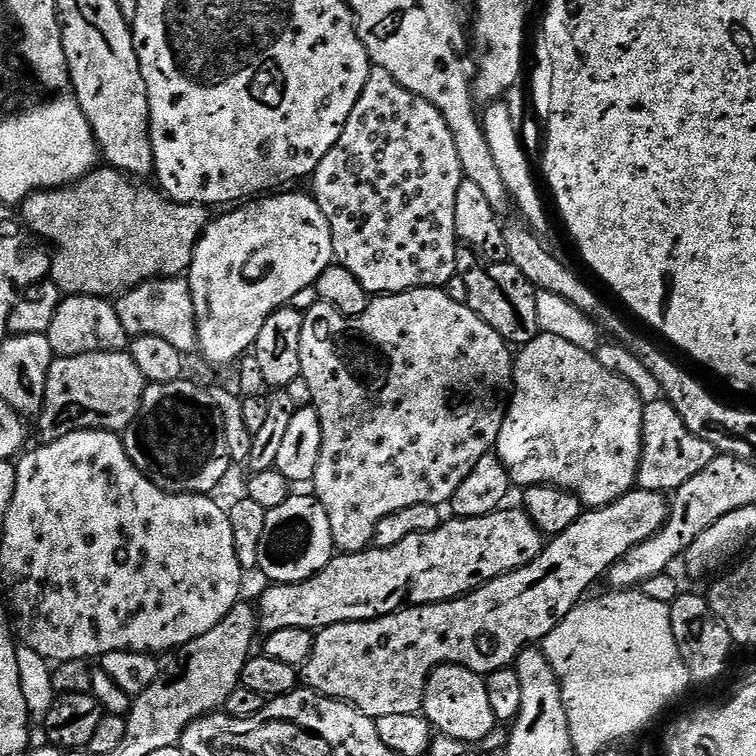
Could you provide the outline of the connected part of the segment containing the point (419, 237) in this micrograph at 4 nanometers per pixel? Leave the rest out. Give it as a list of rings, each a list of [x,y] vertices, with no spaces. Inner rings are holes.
[[[373,67],[369,71],[368,81],[358,102],[354,102],[354,110],[350,110],[350,118],[345,122],[342,130],[342,138],[338,138],[338,142],[332,147],[330,154],[326,154],[326,158],[322,158],[322,162],[318,162],[316,171],[312,173],[310,192],[315,196],[322,214],[326,214],[326,222],[330,222],[332,254],[335,263],[339,267],[350,270],[350,274],[354,274],[354,278],[358,278],[358,282],[362,282],[369,297],[375,298],[393,296],[415,288],[444,288],[451,282],[452,276],[454,280],[457,275],[456,249],[458,247],[454,230],[454,197],[458,195],[458,186],[464,180],[462,162],[458,162],[458,150],[454,146],[454,134],[444,115],[433,104],[426,102],[426,98],[406,90],[394,78],[390,78],[390,74],[386,74],[386,70]]]

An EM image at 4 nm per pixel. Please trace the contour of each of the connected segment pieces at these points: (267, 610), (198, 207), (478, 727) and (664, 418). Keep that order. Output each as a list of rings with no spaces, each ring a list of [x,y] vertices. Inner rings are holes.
[[[517,510],[517,512],[508,511],[491,512],[482,518],[466,518],[465,520],[448,518],[441,522],[438,530],[430,530],[422,534],[410,534],[410,538],[405,538],[403,542],[398,542],[398,546],[390,546],[389,548],[369,546],[362,552],[333,555],[332,561],[314,578],[310,578],[309,580],[303,580],[297,584],[272,584],[261,594],[260,604],[258,603],[259,631],[267,634],[274,630],[290,630],[291,628],[319,630],[321,628],[329,628],[335,624],[349,624],[350,622],[358,622],[359,620],[376,620],[379,616],[388,616],[392,612],[400,611],[401,608],[409,603],[408,595],[412,595],[411,603],[413,605],[437,604],[438,602],[446,602],[447,600],[456,600],[460,596],[467,596],[469,592],[478,590],[483,584],[489,584],[499,576],[504,576],[508,572],[517,572],[519,568],[524,568],[530,562],[534,562],[534,558],[538,558],[544,552],[546,537],[543,532],[538,530],[538,526],[534,526],[534,522],[528,517],[527,512],[523,510]]]
[[[100,166],[82,177],[75,186],[45,188],[42,192],[31,192],[23,200],[23,223],[28,223],[56,247],[50,279],[60,287],[61,293],[116,298],[145,280],[180,278],[187,273],[196,243],[208,229],[209,209],[203,204],[179,204],[177,200],[168,199],[163,191],[147,188],[144,184],[147,183],[137,182],[117,168]]]
[[[441,664],[428,676],[424,691],[423,715],[439,735],[464,740],[469,746],[479,745],[491,732],[497,731],[498,721],[490,710],[485,677],[457,664]]]
[[[663,398],[651,400],[644,405],[644,453],[640,456],[636,482],[642,490],[671,494],[684,483],[690,482],[694,474],[706,470],[718,453],[714,446],[710,446],[710,442],[698,438],[698,434],[688,429],[671,402]]]

